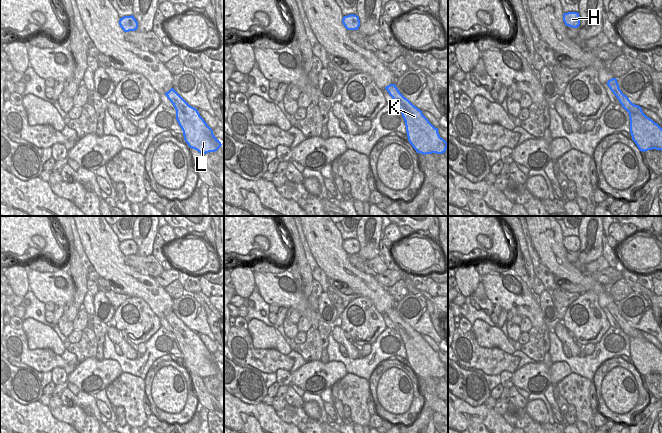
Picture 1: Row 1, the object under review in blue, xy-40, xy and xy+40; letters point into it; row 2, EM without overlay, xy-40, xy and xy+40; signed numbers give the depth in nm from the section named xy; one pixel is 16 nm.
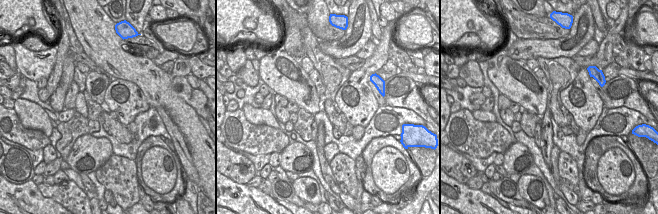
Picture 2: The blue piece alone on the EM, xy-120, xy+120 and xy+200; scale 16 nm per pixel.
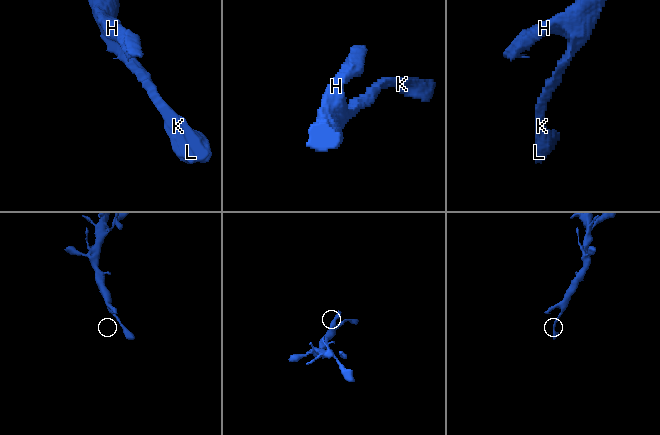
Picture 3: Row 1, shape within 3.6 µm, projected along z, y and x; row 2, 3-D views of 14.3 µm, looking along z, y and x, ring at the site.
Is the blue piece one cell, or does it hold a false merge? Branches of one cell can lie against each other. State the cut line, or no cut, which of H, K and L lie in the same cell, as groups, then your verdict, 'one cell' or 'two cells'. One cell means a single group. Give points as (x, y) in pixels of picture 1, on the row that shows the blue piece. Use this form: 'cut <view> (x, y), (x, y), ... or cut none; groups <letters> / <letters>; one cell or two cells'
cut none; groups H K L; one cell

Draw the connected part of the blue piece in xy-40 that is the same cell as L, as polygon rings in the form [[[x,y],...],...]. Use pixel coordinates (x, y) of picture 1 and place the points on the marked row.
[[[171,88],[165,95],[176,110],[176,120],[188,146],[201,154],[217,151],[222,144],[214,136],[213,130],[200,116],[198,110],[190,106],[174,88]]]

